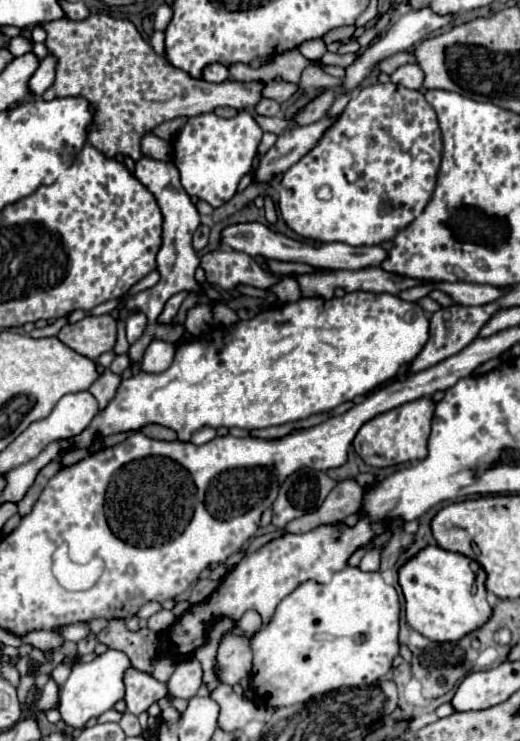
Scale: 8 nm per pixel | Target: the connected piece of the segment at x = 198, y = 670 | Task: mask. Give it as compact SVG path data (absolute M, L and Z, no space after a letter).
M187 658L187 660L179 662L179 666L175 668L173 676L167 682L167 688L169 688L171 696L189 700L197 694L201 684L203 684L203 668L201 668L199 660Z

